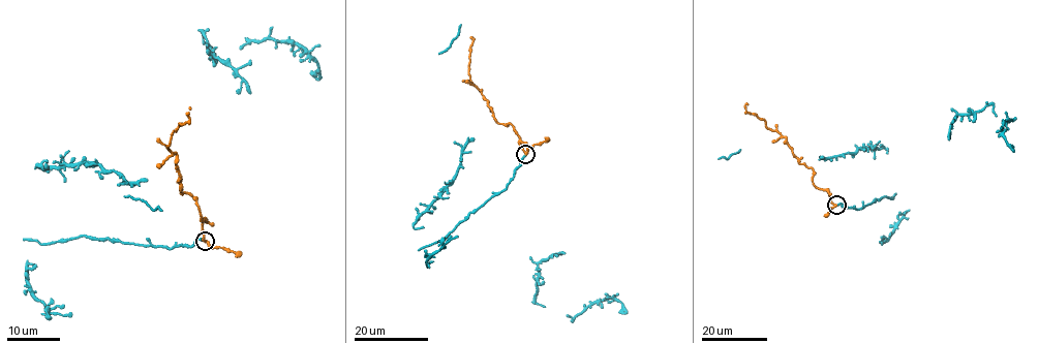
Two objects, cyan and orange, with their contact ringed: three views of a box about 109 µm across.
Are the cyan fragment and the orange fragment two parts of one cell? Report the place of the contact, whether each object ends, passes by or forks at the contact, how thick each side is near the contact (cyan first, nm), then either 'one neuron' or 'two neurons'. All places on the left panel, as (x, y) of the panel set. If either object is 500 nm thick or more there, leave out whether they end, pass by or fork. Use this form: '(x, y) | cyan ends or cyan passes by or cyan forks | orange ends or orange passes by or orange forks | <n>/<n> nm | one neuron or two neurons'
(205, 241) | cyan ends | orange passes by | 220/220 nm | one neuron

